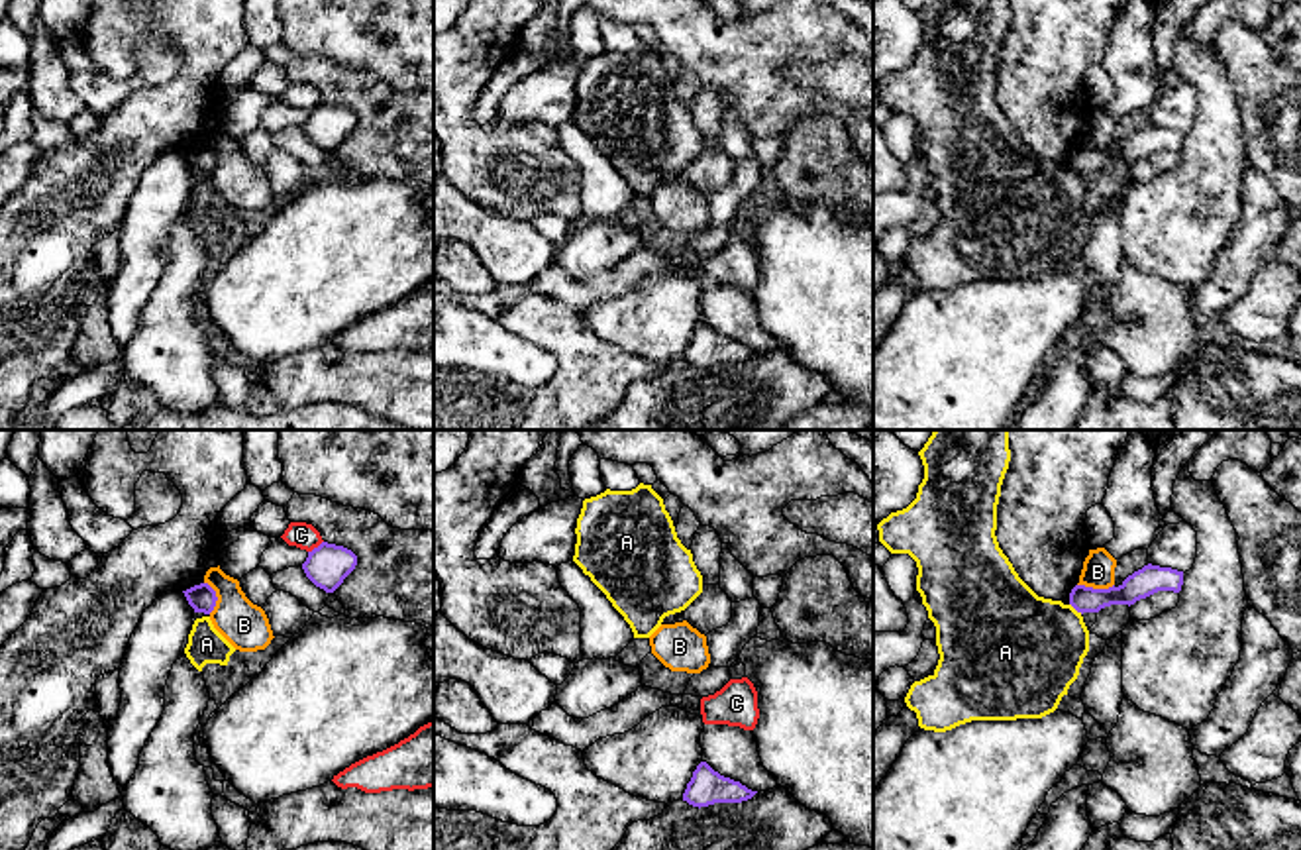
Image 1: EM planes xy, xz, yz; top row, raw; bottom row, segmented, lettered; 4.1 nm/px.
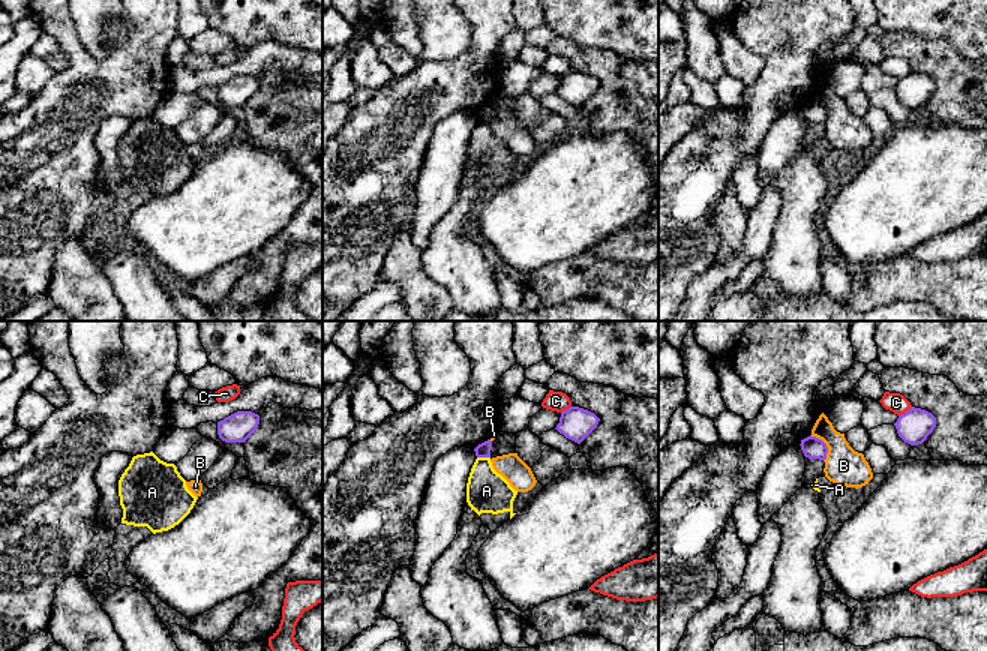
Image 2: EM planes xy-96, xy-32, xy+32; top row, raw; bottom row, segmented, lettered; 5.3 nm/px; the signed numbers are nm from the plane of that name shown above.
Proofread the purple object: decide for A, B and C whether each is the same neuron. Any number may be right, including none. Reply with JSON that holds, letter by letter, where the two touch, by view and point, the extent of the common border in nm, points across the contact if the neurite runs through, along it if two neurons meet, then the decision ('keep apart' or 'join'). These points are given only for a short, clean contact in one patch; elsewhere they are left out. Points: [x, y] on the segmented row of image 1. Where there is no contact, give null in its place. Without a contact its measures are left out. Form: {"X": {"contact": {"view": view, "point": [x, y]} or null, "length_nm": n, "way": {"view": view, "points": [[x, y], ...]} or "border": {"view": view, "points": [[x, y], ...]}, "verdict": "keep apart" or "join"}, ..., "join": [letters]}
{"A": {"contact": {"view": "yz", "point": [1076, 609]}, "length_nm": 70, "border": {"view": "yz", "points": [[1070, 603], [1082, 613]]}, "verdict": "keep apart"}, "B": {"contact": {"view": "yz", "point": [1095, 589]}, "length_nm": 150, "border": {"view": "yz", "points": [[1078, 584], [1093, 587], [1113, 585]]}, "verdict": "keep apart"}, "C": {"contact": {"view": "xy", "point": [314, 548]}, "length_nm": 80, "verdict": "keep apart"}, "join": []}

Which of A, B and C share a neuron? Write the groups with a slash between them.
A / B / C

